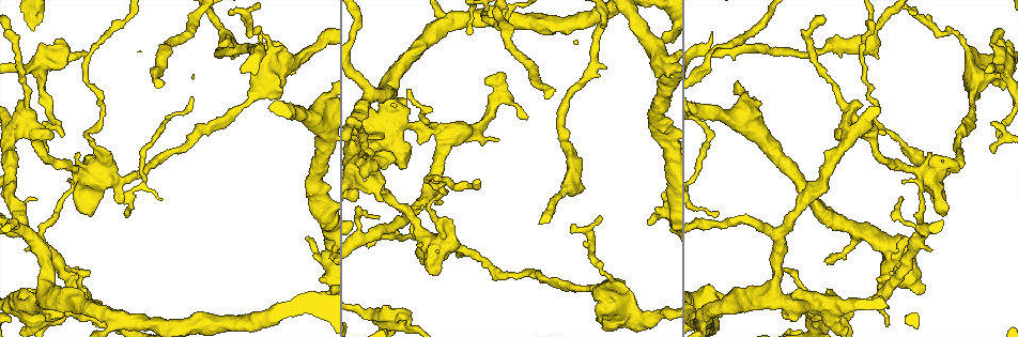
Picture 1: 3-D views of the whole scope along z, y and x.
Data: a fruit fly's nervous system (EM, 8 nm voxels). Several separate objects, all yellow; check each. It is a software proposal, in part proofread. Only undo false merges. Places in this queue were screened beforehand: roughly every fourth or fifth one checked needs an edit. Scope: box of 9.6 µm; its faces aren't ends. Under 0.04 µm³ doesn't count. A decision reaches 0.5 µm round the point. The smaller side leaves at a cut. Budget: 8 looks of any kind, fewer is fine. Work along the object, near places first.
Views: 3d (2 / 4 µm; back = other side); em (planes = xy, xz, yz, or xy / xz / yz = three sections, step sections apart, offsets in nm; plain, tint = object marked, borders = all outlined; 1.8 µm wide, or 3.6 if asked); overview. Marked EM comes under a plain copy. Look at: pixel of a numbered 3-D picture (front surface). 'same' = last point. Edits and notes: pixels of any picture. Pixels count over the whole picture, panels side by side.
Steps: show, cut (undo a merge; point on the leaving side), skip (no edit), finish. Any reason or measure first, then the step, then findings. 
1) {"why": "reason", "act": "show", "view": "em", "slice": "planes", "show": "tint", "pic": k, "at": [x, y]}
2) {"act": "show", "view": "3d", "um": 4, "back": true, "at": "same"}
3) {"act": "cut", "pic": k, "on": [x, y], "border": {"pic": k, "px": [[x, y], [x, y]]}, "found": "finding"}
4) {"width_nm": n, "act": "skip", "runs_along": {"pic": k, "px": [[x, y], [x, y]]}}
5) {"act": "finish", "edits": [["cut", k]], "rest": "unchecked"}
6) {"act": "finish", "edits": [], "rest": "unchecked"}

{"why": "narrows sharply", "act": "show", "view": "em", "um": 3.6, "slice": "xy", "step": 4, "show": "tint", "pic": 1, "at": [717, 46]}

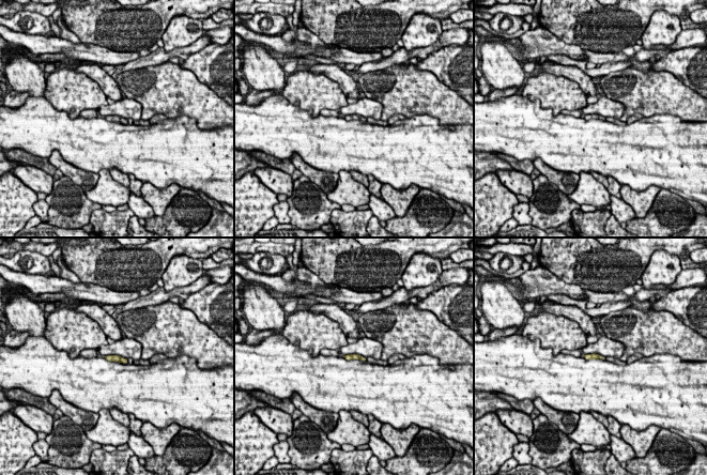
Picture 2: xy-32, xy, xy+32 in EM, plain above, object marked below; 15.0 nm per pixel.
{"why": "cut it another way", "act": "show", "view": "em", "um": 3.6, "slice": "planes", "show": "tint", "at": "same"}

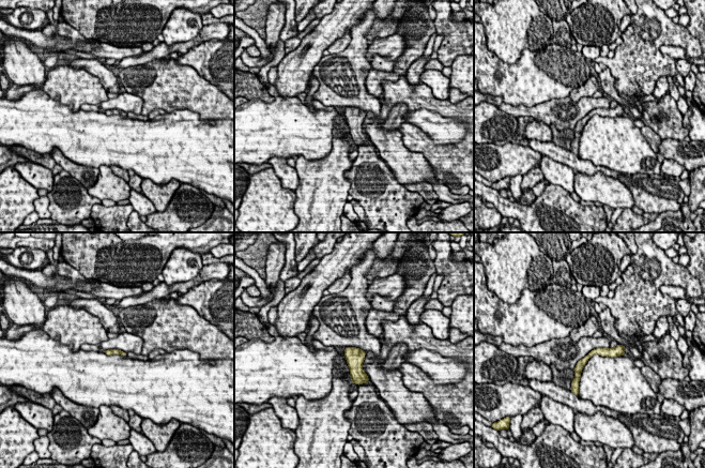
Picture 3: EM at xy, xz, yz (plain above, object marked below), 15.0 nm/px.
{"act": "skip", "runs_along": {"pic": 3, "px": [[622, 348], [592, 352], [577, 377]]}, "found": "all the same cell"}

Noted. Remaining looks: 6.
{"why": "four or more arms meet", "act": "show", "view": "em", "slice": "planes", "show": "tint", "pic": 1, "at": [29, 134]}

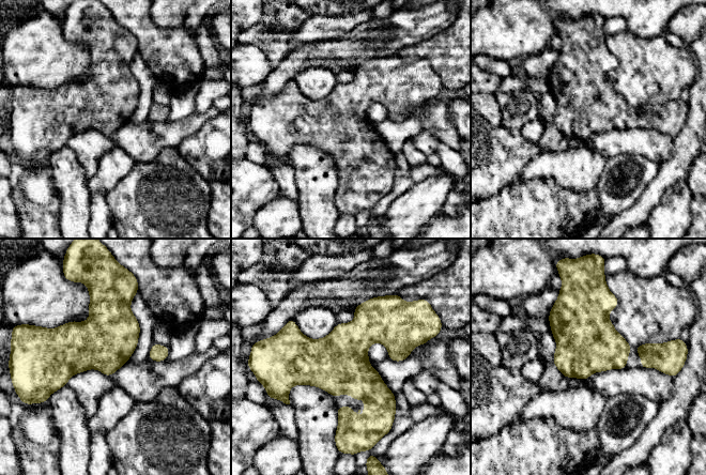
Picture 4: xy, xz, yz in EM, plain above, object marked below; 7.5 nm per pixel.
{"act": "skip", "found": "all the same cell"}

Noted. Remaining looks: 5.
{"why": "thick turns thin", "act": "show", "view": "3d", "um": 2, "pic": 1, "at": [441, 136]}

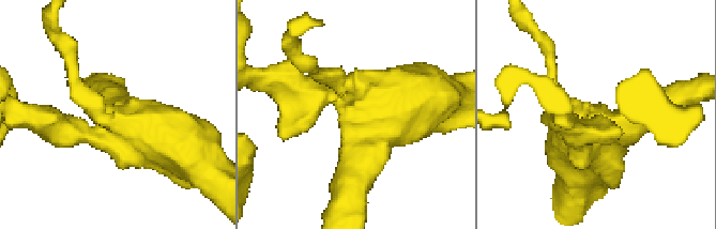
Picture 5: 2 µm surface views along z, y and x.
{"why": "shape alone is not enough", "act": "show", "view": "em", "slice": "planes", "show": "tint", "pic": 5, "at": [115, 122]}

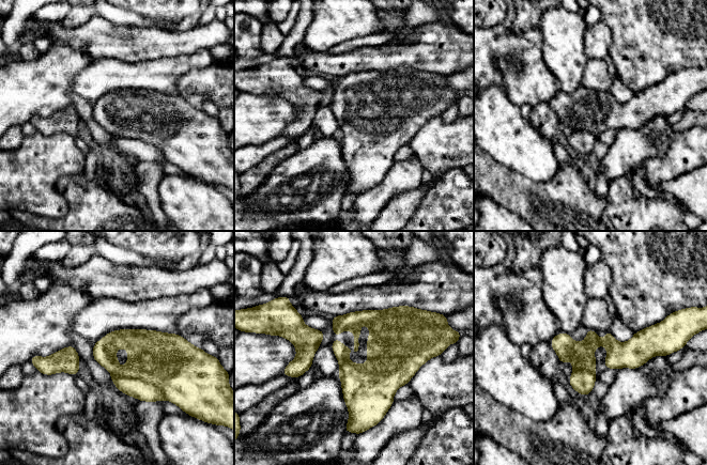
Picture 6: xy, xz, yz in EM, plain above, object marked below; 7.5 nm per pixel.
{"act": "cut", "pic": 6, "on": [168, 361], "border": {"pic": 6, "px": [[117, 373], [153, 384], [166, 399]]}, "found": "a second cell is stuck on"}

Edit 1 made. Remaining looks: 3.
{"act": "finish", "edits": [["cut", 6]], "rest": "unchecked"}

